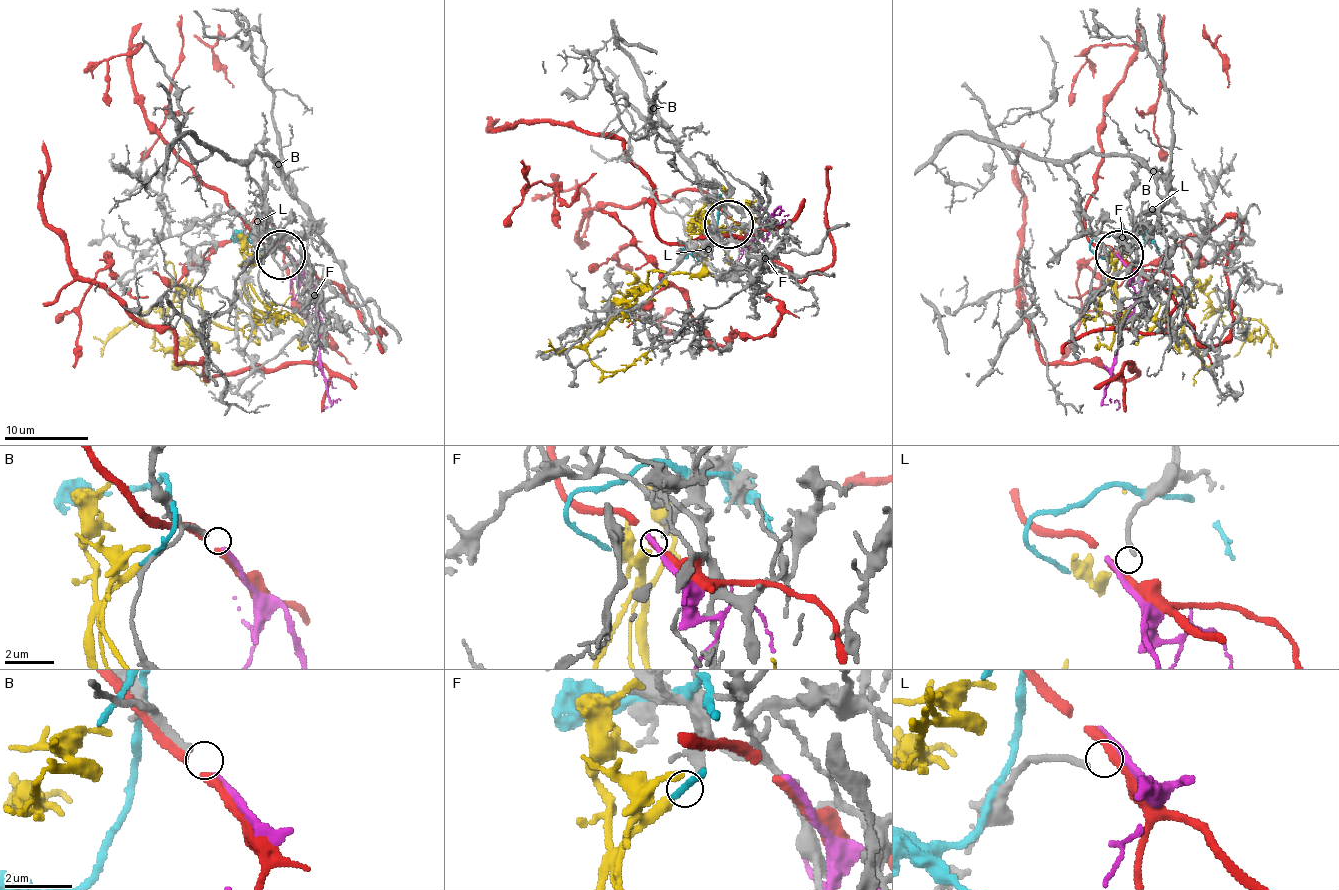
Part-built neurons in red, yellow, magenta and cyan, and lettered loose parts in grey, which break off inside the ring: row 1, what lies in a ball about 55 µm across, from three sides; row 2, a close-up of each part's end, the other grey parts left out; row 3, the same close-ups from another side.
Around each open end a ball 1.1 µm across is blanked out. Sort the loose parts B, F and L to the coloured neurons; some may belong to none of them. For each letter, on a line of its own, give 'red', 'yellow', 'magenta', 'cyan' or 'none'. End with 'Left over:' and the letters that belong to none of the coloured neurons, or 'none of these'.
B: magenta
F: yellow
L: none
Left over: L

